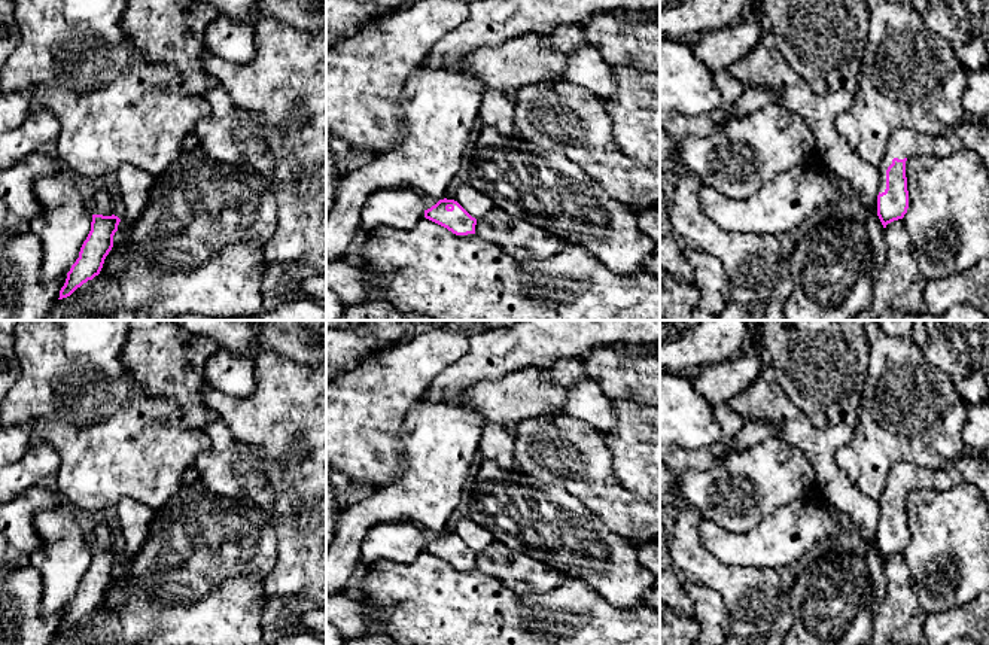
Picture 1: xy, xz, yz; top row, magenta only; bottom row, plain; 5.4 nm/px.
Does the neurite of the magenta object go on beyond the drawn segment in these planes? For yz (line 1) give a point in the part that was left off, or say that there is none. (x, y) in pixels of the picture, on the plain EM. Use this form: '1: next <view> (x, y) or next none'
1: next yz (974, 469)

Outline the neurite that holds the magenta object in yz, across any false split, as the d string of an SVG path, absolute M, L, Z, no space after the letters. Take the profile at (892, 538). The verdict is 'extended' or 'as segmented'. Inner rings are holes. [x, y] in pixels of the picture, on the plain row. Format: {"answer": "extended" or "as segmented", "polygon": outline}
{"answer": "extended", "polygon": "M967 451L955 465L941 469L918 468L906 462L895 463L880 496L877 550L888 557L903 553L909 542L906 495L912 489L947 490L961 481L976 486L985 496L989 511L989 463L986 456Z"}

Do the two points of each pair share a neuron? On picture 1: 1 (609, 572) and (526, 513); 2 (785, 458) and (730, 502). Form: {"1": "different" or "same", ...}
{"1": "same", "2": "same"}

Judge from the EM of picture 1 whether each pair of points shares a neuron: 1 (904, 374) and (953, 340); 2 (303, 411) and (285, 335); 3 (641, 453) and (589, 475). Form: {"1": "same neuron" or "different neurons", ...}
{"1": "different neurons", "2": "different neurons", "3": "different neurons"}

